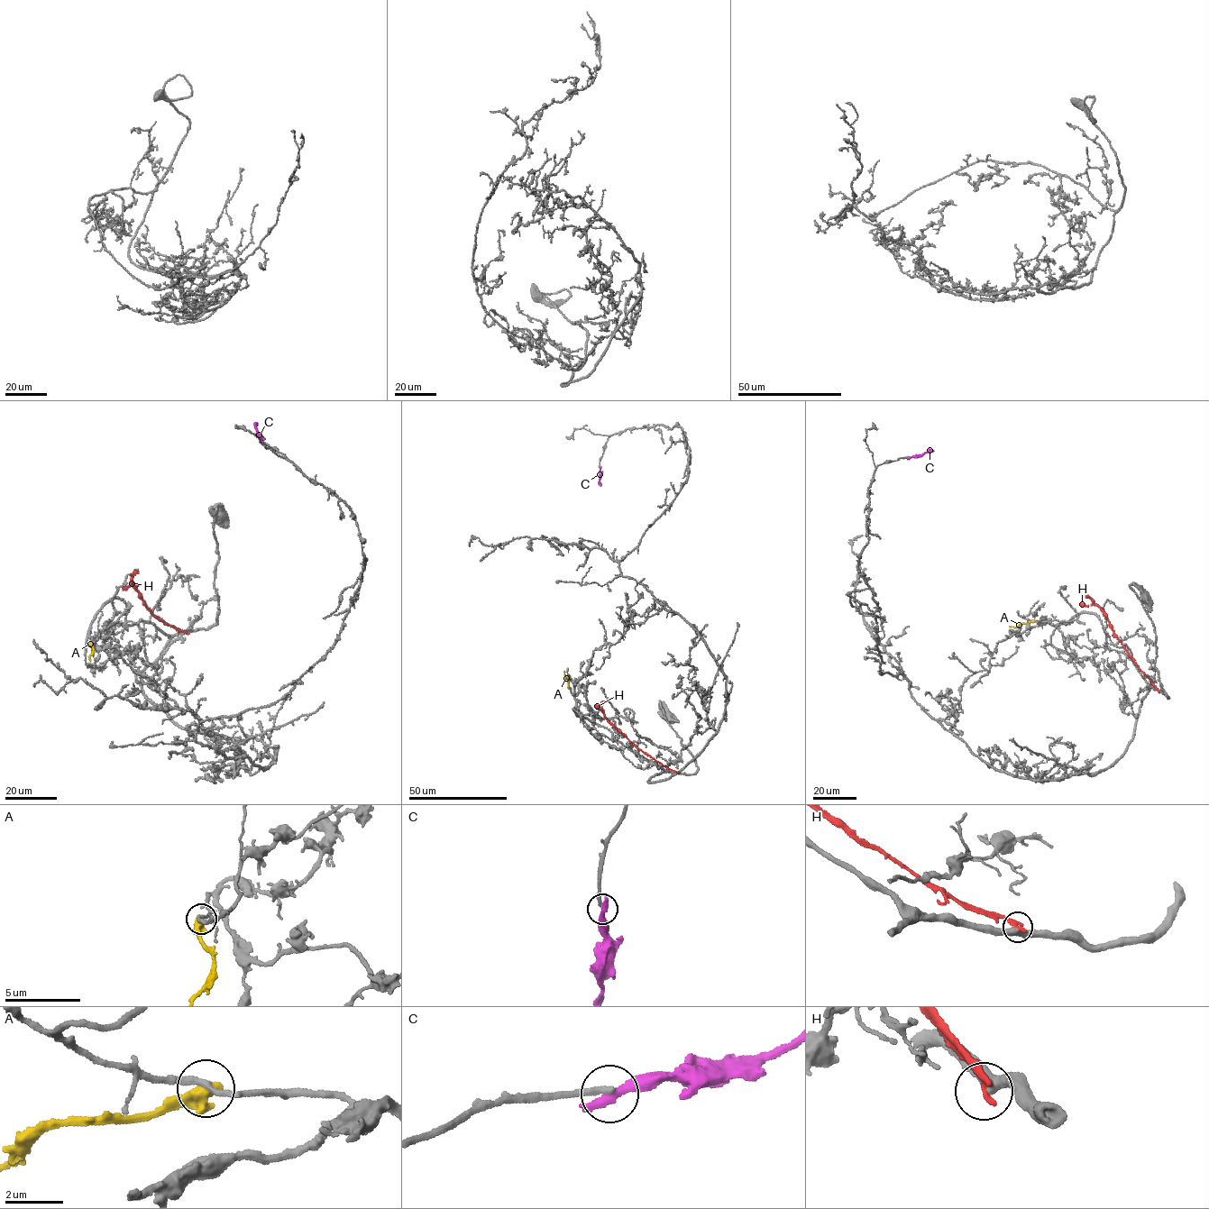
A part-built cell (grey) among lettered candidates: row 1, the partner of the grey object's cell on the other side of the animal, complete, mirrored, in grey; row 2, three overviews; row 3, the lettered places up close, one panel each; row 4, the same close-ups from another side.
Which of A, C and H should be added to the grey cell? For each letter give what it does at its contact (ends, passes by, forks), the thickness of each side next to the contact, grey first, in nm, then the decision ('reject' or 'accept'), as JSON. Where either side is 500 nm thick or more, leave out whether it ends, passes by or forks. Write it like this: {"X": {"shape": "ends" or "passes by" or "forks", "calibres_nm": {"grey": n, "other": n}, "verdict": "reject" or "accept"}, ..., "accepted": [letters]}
{"A": {"calibres_nm": {"grey": 200, "other": 600}, "verdict": "reject"}, "C": {"shape": "ends", "calibres_nm": {"grey": 240, "other": 400}, "verdict": "reject"}, "H": {"shape": "ends", "calibres_nm": {"grey": 420, "other": 300}, "verdict": "reject"}, "accepted": []}

